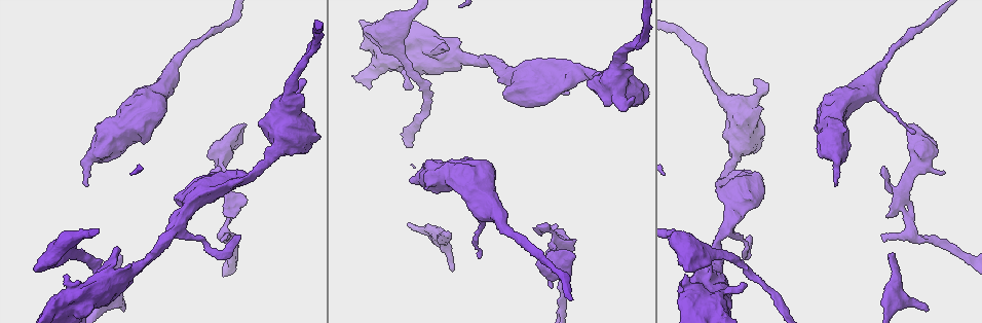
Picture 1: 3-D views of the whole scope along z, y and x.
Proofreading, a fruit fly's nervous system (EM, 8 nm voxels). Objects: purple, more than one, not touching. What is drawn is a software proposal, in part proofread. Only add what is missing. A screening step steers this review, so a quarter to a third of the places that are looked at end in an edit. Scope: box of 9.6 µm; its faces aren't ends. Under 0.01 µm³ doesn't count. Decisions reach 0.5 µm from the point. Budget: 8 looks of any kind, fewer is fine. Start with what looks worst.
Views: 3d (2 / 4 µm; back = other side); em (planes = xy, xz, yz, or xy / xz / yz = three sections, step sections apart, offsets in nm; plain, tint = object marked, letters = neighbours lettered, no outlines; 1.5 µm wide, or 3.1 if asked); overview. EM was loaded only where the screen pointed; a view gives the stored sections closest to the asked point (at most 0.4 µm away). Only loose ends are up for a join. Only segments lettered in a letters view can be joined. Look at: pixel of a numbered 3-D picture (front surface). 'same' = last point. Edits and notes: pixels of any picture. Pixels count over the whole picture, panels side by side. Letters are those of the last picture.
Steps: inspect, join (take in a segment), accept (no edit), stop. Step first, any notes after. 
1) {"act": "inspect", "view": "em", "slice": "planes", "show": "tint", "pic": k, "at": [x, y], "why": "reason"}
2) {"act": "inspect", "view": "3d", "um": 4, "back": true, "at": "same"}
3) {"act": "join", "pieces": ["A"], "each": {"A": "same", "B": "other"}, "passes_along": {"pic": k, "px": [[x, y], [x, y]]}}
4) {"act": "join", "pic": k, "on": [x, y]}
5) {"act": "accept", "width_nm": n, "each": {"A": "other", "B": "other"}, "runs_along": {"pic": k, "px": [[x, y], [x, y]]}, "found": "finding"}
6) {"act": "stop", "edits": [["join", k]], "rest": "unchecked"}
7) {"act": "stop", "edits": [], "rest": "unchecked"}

{"act": "inspect", "view": "em", "slice": "planes", "show": "letters", "pic": 1, "at": [145, 142], "why": "thick end"}

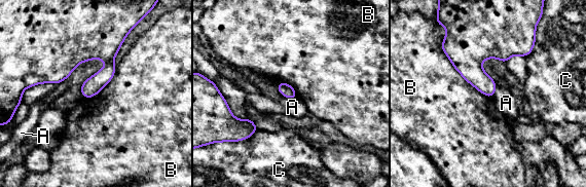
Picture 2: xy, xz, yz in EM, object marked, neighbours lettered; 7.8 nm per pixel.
{"act": "accept", "longest_contact_nm": ["B", 600], "each": {"A": "other", "B": "other", "C": "other"}, "border": {"pic": 2, "px": [[444, 36], [454, 69], [492, 97]]}, "found": "none of them fits"}

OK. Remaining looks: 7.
{"act": "inspect", "view": "3d", "um": 2, "pic": 1, "at": [574, 240], "why": "free end"}

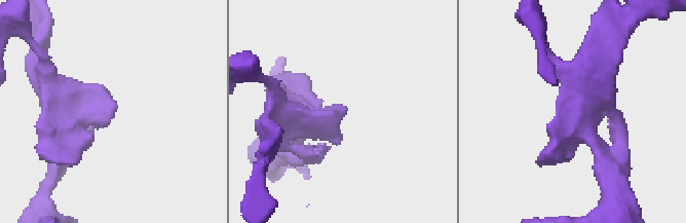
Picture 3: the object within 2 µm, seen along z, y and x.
{"act": "inspect", "view": "em", "slice": "xy", "step": 8, "show": "plain", "pic": 3, "at": [345, 107]}

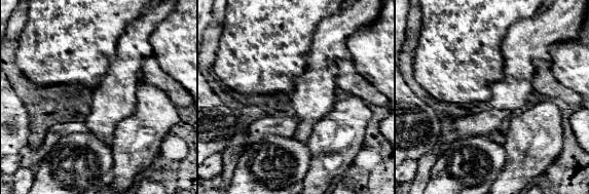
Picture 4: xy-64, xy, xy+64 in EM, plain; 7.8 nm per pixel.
{"act": "inspect", "view": "em", "slice": "xy", "step": 8, "show": "letters", "at": "same", "why": "see the neighbours"}

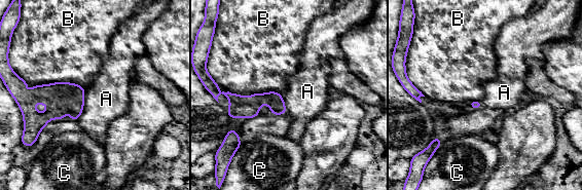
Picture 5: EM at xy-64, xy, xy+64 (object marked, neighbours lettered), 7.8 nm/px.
{"act": "accept", "each": {"A": "other", "B": "other", "C": "other"}, "border": {"pic": 5, "px": [[85, 88], [83, 111], [76, 120]]}, "found": "none of them fits"}

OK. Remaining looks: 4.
{"act": "inspect", "view": "em", "slice": "xz", "step": 8, "show": "letters", "pic": 1, "at": [246, 124], "why": "branch stops here"}

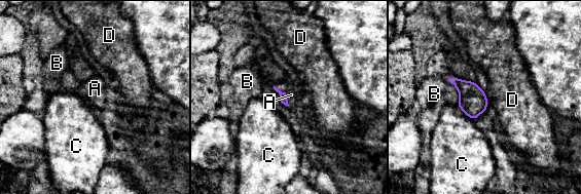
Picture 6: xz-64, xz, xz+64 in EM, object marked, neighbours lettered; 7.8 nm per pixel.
{"act": "inspect", "view": "em", "slice": "planes", "show": "letters", "at": "same"}

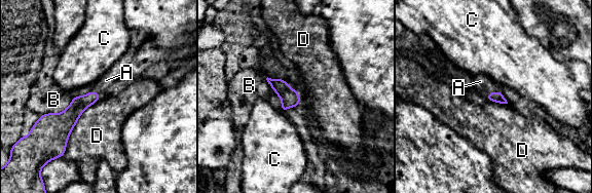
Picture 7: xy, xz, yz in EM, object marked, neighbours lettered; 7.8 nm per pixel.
{"act": "join", "pieces": ["A"], "longest_contact_nm": ["D", 550], "each": {"A": "same", "B": "other", "C": "other", "D": "other"}, "found": "the neuron continues"}

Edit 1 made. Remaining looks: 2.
{"act": "stop", "edits": [["join", 7]], "rest": "unchecked"}

